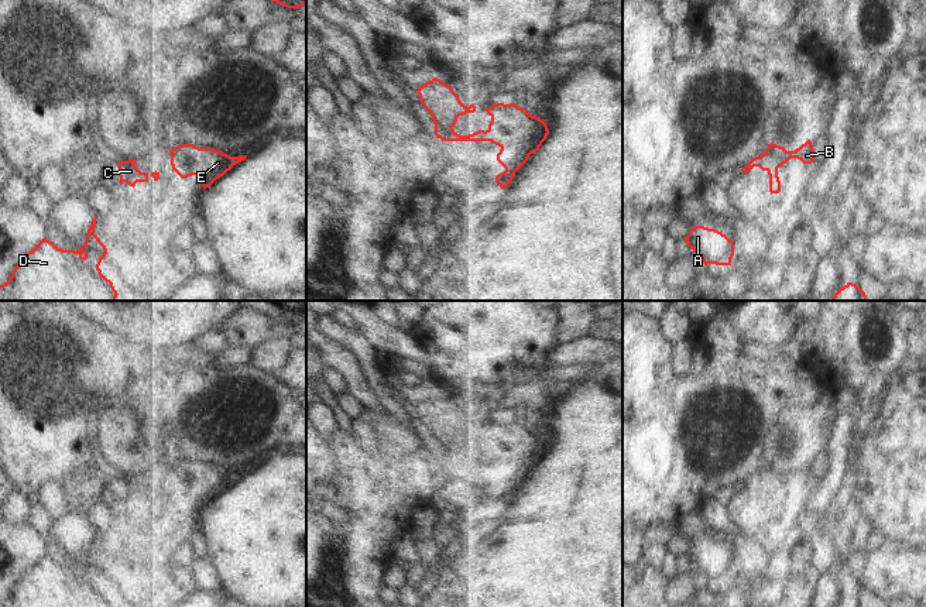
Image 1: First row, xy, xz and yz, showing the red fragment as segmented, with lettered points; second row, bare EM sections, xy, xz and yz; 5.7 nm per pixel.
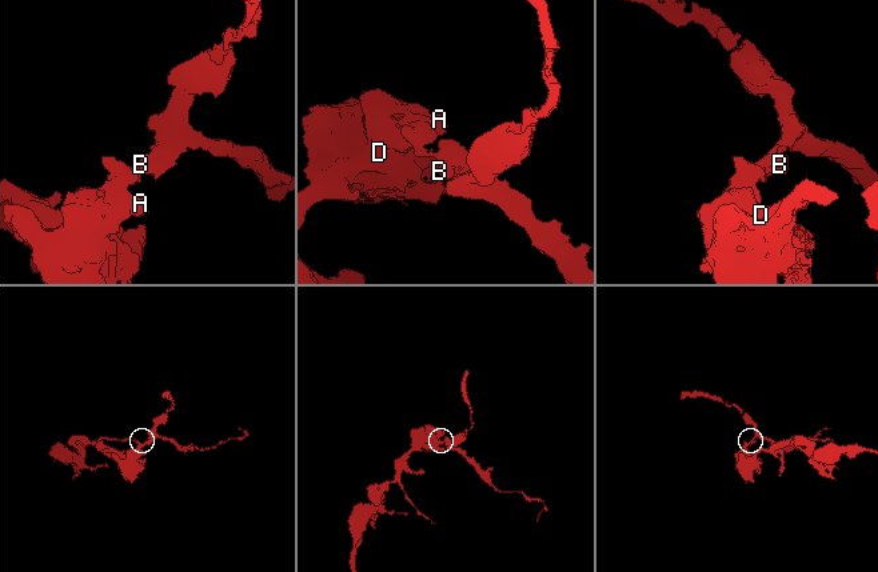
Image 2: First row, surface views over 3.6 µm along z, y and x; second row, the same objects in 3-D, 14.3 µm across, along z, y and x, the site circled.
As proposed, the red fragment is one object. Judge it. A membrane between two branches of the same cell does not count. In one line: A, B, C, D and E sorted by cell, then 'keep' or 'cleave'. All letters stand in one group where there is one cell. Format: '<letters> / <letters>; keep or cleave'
A B C D E; keep

